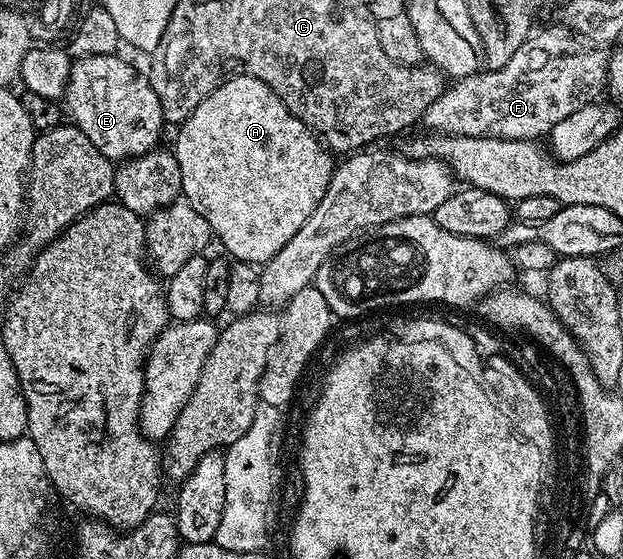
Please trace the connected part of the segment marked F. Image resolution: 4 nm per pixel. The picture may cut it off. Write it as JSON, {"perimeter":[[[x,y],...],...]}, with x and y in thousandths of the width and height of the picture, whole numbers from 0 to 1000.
{"perimeter":[[[892,50],[859,54],[823,97],[815,116],[795,127],[774,123],[721,150],[684,197],[677,211],[679,222],[684,220],[689,233],[705,240],[868,250],[868,242],[881,243],[889,227],[905,216],[905,209],[925,202],[925,195],[937,195],[937,188],[955,182],[965,172],[960,168],[966,161],[974,161],[974,100],[960,93],[965,89],[947,89],[953,91],[921,91],[917,98],[902,98],[902,63]]]}

